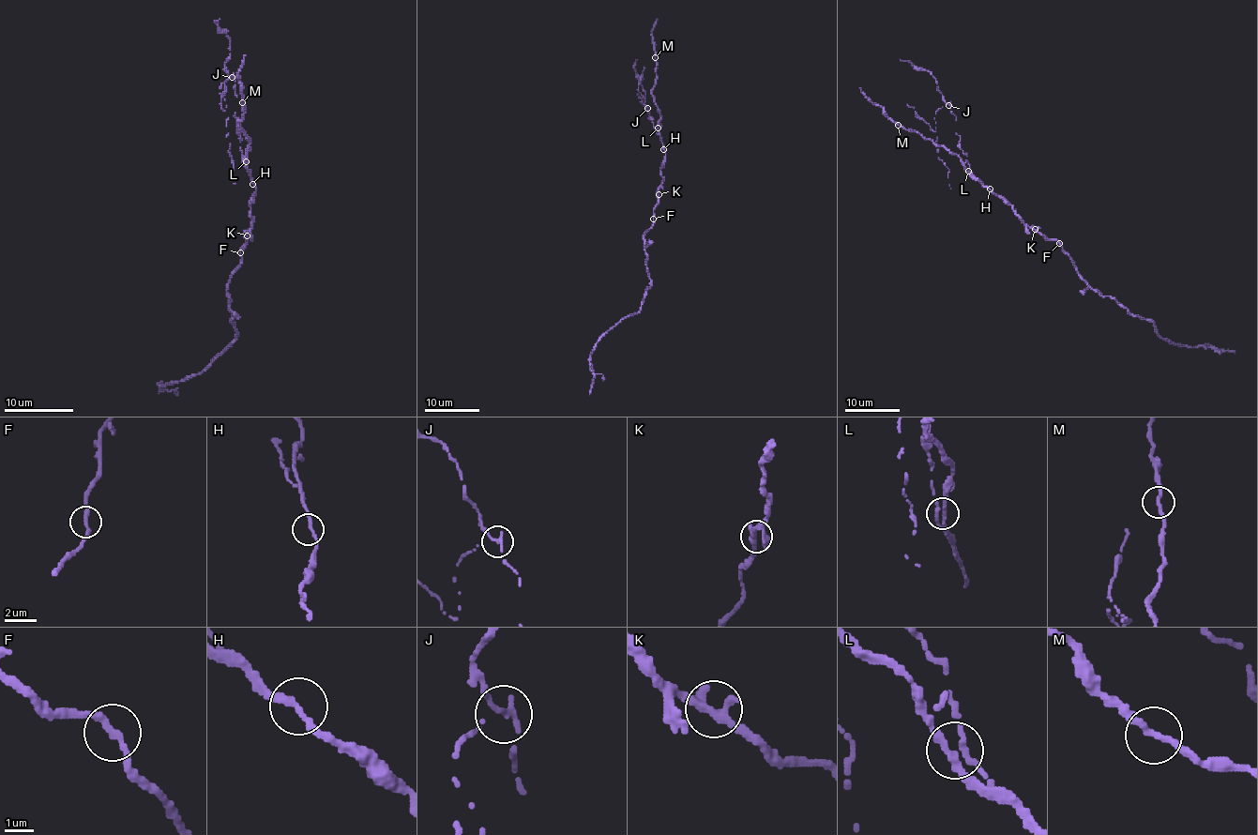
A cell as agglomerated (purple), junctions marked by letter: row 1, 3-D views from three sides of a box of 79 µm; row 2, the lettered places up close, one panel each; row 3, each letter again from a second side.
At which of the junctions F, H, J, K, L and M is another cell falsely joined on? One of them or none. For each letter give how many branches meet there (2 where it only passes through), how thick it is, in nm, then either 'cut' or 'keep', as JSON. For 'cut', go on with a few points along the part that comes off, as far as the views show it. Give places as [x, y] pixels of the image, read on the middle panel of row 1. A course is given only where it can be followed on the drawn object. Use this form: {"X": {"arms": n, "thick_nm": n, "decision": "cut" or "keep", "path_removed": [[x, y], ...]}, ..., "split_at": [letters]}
{"F": {"arms": 2, "thick_nm": 240, "decision": "keep"}, "H": {"arms": 2, "thick_nm": 240, "decision": "keep"}, "J": {"arms": 2, "thick_nm": 220, "decision": "cut", "path_removed": [[646, 109], [637, 94], [645, 98], [644, 103], [648, 107], [645, 109], [649, 110]]}, "K": {"arms": 2, "thick_nm": 360, "decision": "keep"}, "L": {"arms": 2, "thick_nm": 280, "decision": "keep"}, "M": {"arms": 2, "thick_nm": 260, "decision": "keep"}, "split_at": ["J"]}

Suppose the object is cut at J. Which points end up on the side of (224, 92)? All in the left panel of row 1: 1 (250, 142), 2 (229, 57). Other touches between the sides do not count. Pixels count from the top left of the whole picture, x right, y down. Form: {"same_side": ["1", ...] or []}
{"same_side": ["2"]}

